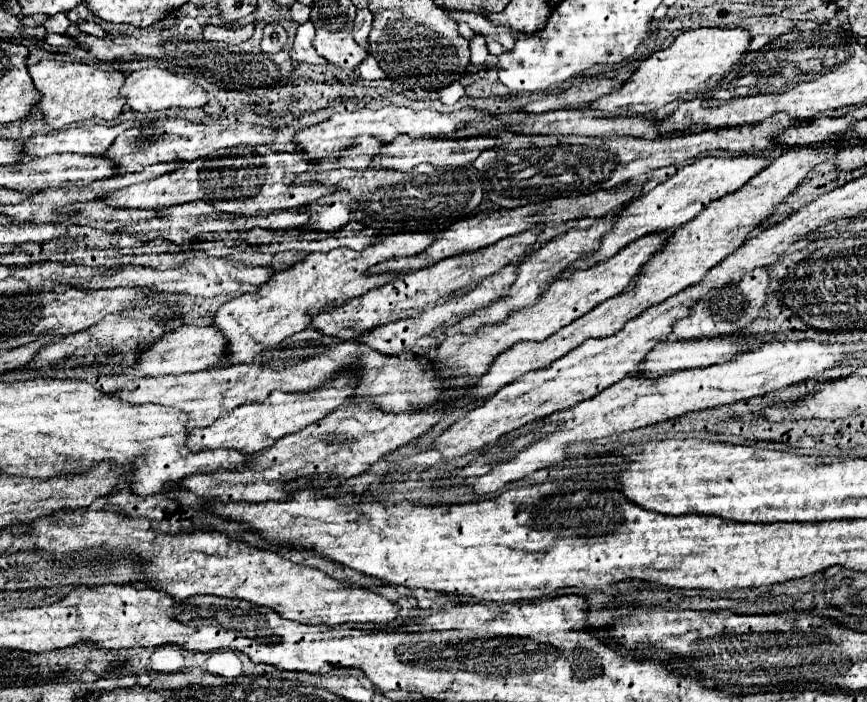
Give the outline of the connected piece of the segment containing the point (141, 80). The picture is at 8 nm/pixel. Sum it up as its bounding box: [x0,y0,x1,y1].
[121,68,207,112]

